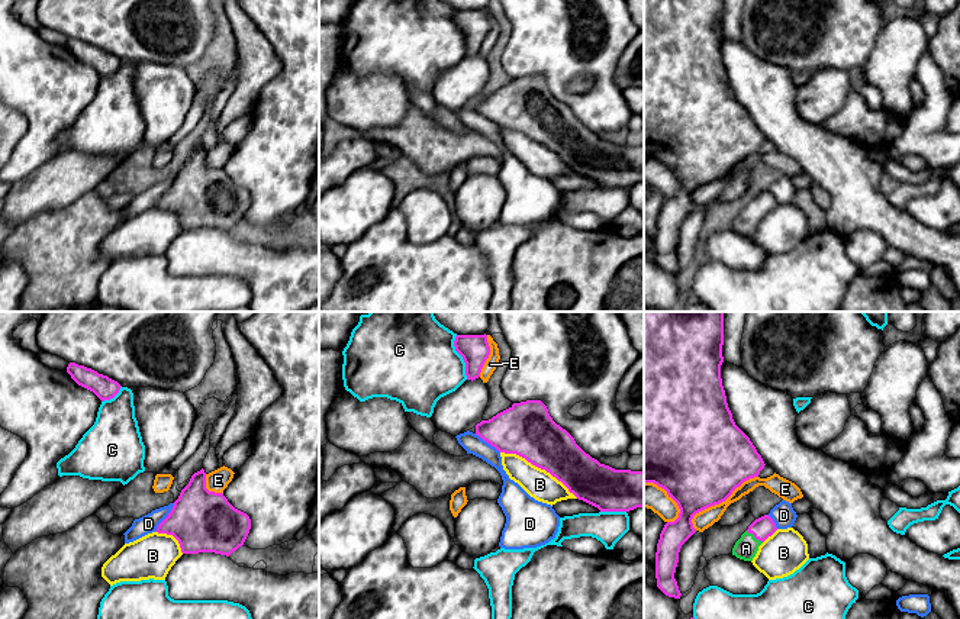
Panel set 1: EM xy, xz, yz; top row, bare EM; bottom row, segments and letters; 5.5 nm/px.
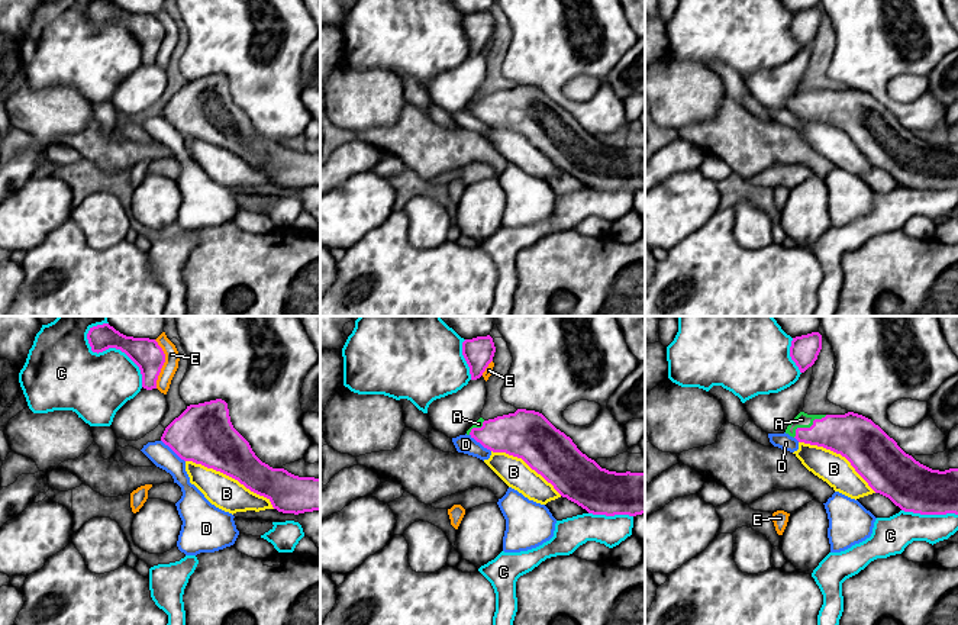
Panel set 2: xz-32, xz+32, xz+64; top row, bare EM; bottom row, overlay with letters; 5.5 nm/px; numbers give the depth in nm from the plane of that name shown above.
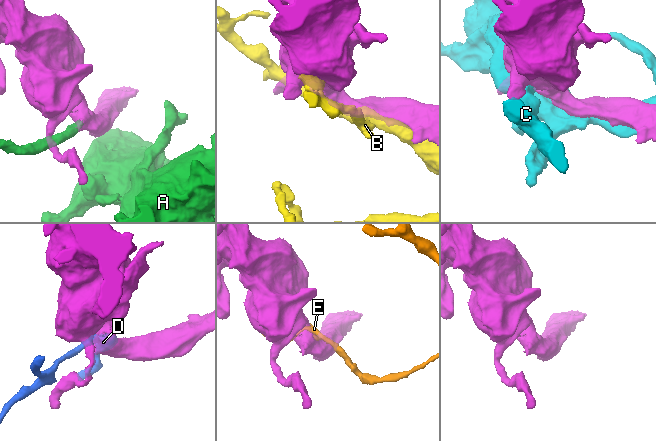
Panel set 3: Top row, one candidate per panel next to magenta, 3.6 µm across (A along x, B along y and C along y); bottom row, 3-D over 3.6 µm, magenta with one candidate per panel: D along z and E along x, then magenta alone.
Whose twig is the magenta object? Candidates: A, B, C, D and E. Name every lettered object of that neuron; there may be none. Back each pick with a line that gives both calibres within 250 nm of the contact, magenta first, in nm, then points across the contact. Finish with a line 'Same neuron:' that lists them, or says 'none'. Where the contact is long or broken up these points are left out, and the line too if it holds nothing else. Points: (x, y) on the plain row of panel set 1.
A: 120 nm thick on the magenta side, 130 nm on the other
Same neuron: A

